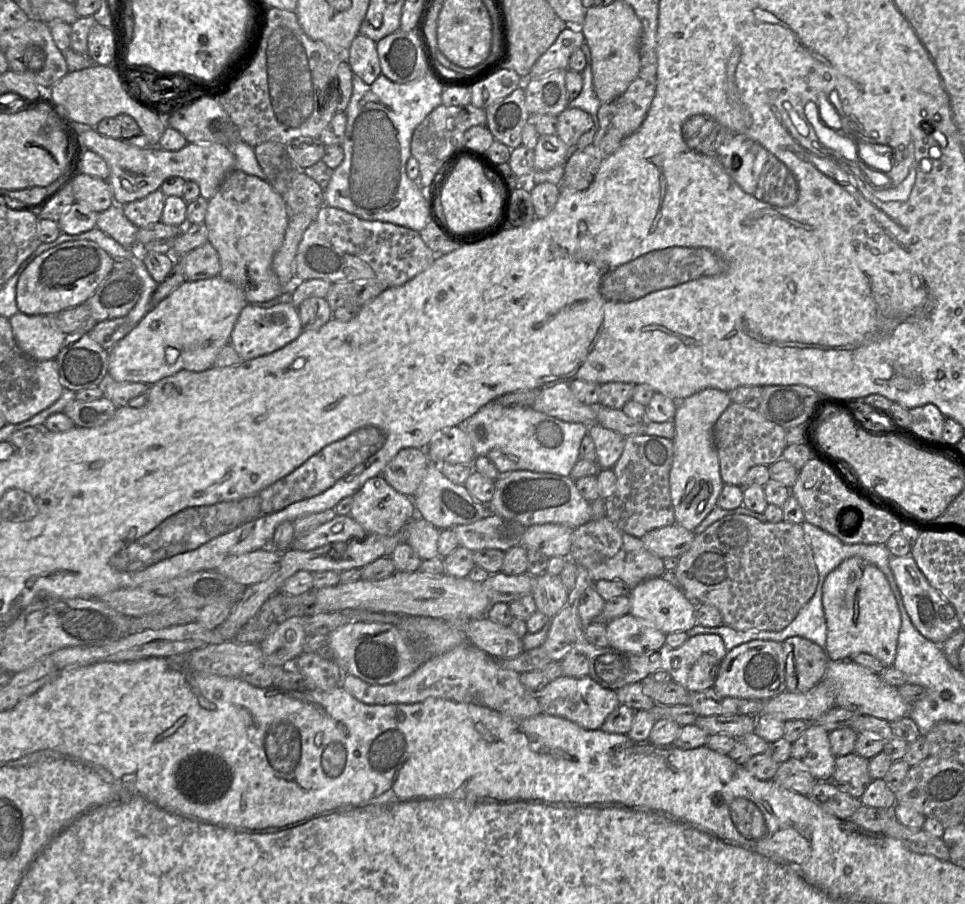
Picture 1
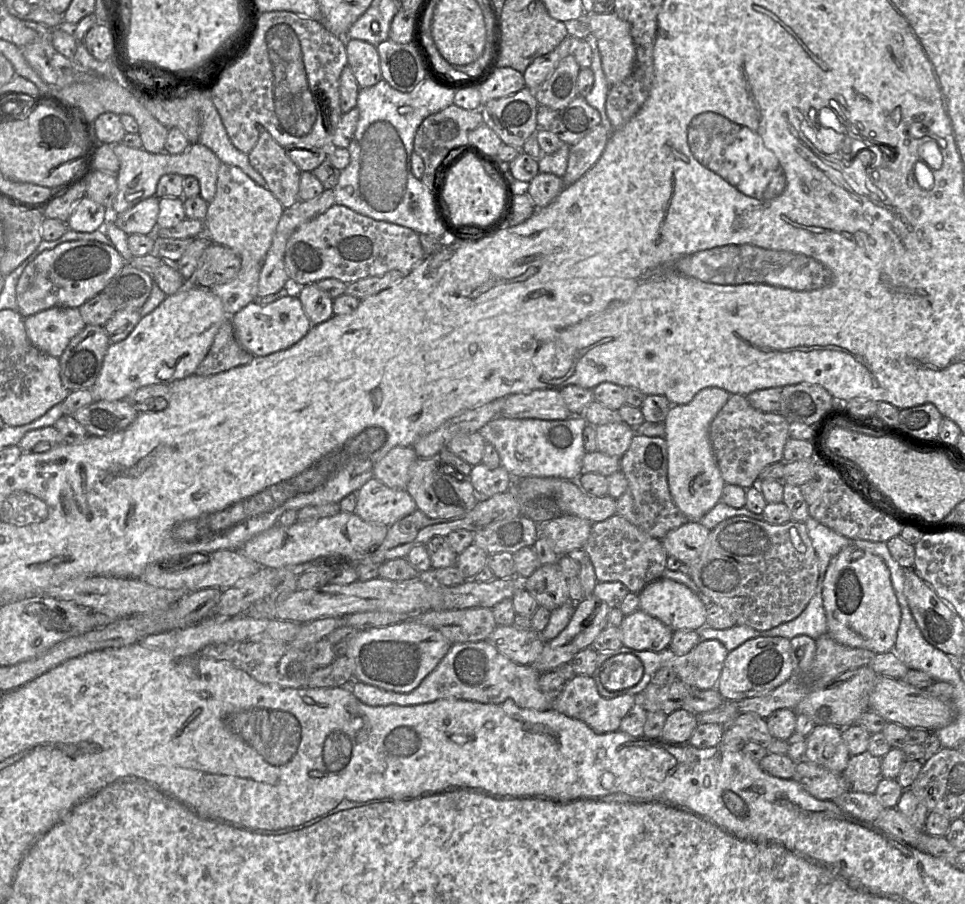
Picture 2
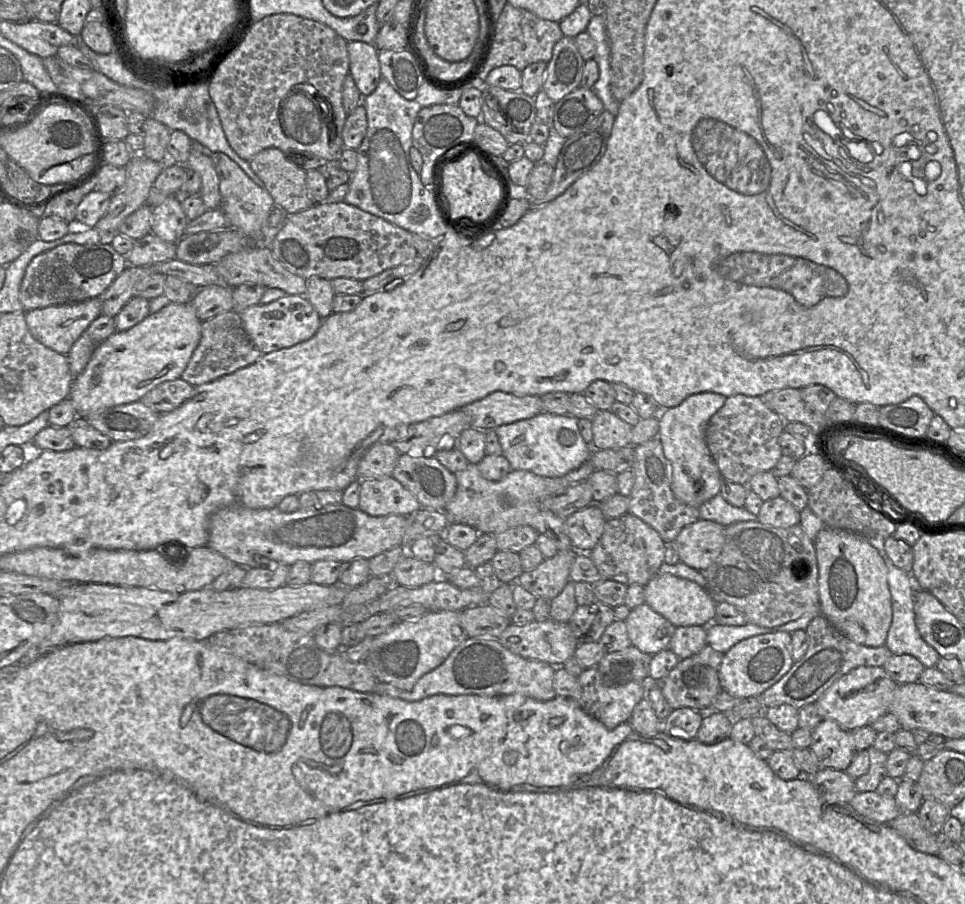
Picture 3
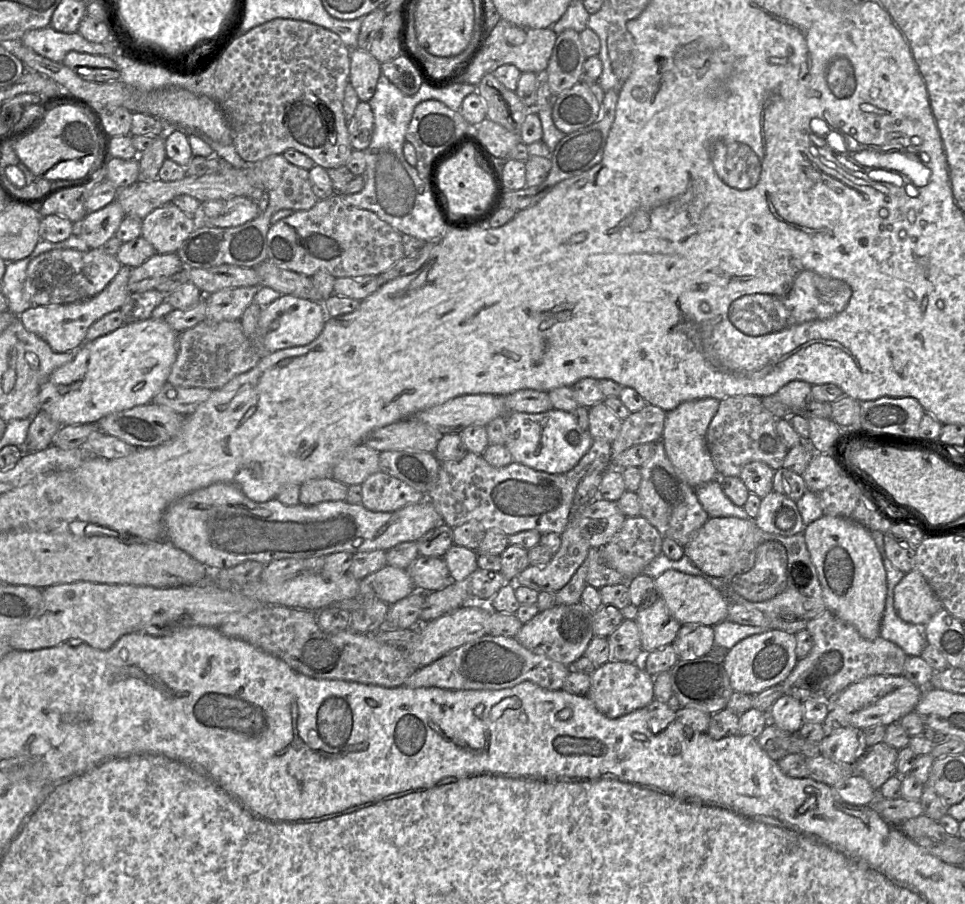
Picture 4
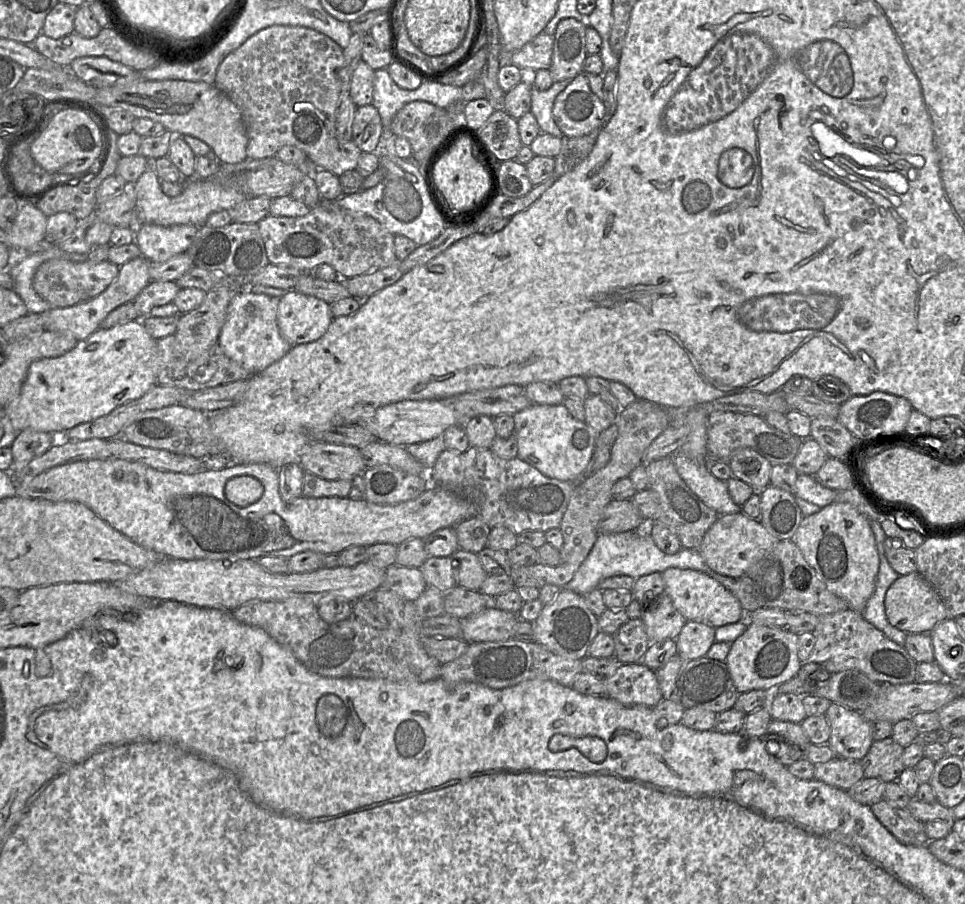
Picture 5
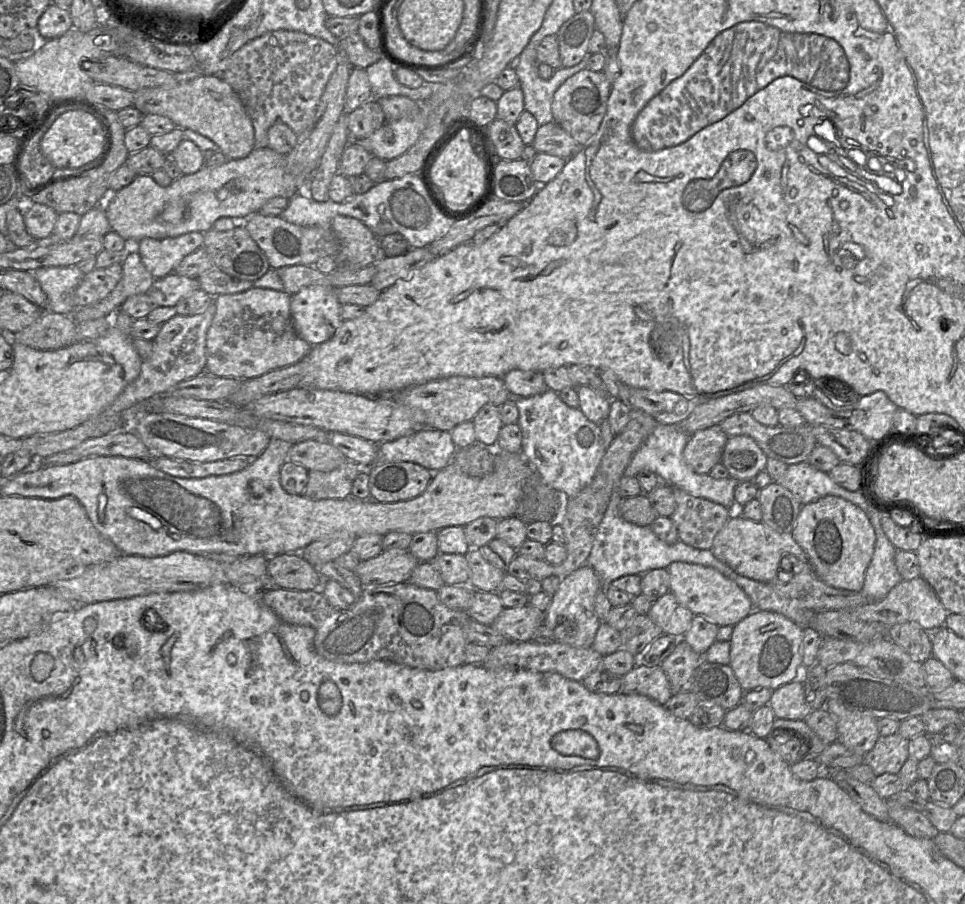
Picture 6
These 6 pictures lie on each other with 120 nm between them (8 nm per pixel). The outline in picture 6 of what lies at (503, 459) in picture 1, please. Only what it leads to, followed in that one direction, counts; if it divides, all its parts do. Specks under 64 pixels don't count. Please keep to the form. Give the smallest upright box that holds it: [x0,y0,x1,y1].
[515,389,607,497]

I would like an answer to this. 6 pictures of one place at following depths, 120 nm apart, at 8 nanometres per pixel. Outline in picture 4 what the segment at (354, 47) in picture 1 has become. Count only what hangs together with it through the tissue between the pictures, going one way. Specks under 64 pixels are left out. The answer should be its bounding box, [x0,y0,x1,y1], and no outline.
[349,49,381,102]

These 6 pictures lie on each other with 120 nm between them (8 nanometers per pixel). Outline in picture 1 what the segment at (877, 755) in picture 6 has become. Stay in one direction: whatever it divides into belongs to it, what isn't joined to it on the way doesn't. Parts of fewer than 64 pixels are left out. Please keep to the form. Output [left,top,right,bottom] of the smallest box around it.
[830,752,871,798]

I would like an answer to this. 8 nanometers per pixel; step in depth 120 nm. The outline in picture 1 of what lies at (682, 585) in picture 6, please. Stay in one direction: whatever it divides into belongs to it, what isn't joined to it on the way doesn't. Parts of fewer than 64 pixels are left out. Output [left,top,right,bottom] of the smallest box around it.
[629,577,697,634]

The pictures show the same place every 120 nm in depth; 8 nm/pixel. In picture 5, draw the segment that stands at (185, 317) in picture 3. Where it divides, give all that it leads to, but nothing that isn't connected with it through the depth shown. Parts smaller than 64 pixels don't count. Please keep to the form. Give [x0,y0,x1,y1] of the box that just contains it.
[3,320,158,439]

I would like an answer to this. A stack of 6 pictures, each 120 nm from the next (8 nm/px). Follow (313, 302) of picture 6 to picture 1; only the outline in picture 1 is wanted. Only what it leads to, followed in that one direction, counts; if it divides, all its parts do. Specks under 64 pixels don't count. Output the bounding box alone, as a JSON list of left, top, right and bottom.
[230,303,303,361]

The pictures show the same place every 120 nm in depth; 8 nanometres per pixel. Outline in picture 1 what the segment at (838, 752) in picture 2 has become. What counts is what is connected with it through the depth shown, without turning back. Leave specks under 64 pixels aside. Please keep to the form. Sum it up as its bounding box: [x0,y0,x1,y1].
[791,723,836,782]

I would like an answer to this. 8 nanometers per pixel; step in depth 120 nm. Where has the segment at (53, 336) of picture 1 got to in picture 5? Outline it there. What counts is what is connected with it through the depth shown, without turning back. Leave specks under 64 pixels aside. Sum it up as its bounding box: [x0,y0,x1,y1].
[41,256,151,341]

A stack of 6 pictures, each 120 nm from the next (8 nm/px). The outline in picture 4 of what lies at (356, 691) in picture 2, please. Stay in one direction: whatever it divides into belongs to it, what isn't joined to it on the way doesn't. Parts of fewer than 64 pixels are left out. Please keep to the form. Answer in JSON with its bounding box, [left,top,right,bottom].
[404,635,569,690]

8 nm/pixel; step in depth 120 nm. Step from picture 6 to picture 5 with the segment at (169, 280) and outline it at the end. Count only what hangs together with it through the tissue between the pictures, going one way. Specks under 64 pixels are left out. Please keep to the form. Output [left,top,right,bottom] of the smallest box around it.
[133,281,180,317]

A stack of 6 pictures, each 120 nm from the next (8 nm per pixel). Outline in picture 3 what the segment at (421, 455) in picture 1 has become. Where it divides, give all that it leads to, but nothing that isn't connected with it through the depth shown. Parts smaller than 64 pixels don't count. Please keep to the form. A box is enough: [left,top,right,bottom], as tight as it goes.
[357,443,400,480]

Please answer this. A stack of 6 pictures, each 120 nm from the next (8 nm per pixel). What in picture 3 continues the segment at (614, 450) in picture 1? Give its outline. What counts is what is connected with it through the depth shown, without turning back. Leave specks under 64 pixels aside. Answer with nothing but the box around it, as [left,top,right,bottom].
[592,410,632,449]

